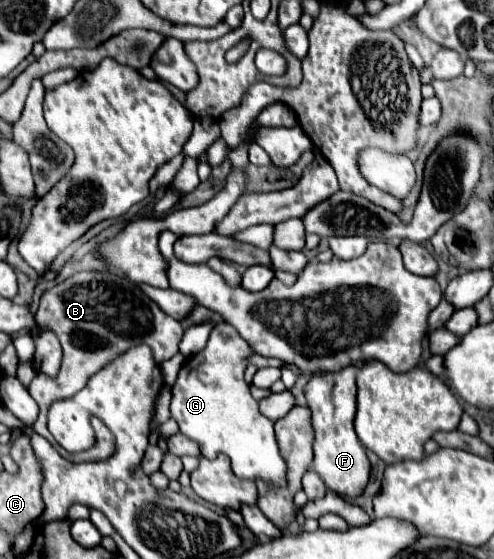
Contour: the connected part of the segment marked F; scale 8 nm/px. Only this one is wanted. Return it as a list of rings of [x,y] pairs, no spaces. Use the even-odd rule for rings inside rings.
[[[343,368],[339,372],[329,372],[323,376],[313,376],[305,386],[305,398],[309,402],[313,414],[313,428],[315,428],[315,460],[313,468],[325,486],[341,498],[353,500],[363,494],[371,464],[363,444],[359,442],[353,420],[355,420],[355,368]]]

